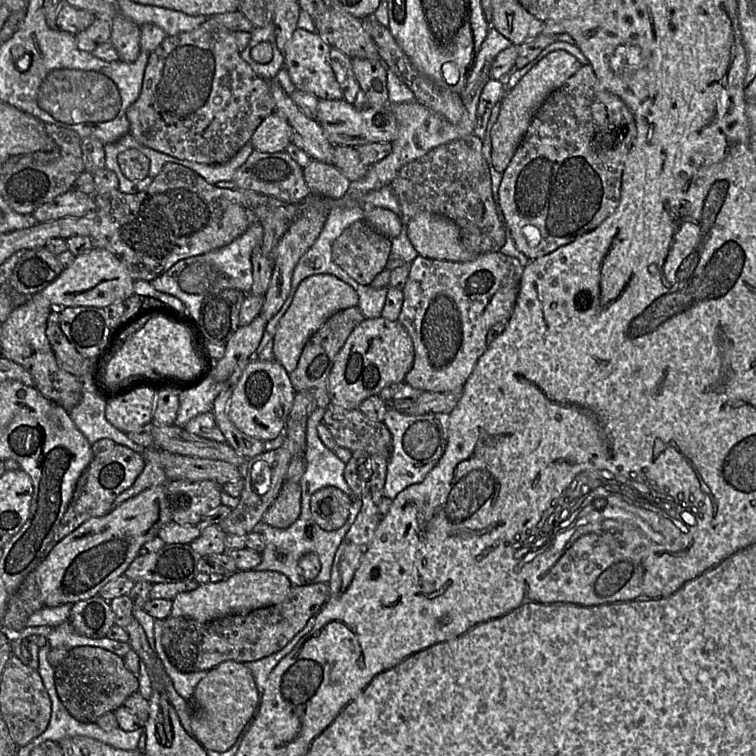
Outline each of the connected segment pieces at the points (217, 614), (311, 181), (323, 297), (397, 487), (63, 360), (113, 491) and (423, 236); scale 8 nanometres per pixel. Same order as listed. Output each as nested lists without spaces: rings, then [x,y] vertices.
[[[238,571],[224,581],[200,584],[193,591],[178,594],[172,600],[170,616],[205,623],[230,614],[247,614],[253,610],[283,602],[291,586],[289,579],[278,572]]]
[[[312,160],[303,168],[304,180],[314,196],[340,200],[347,194],[351,181],[333,164]]]
[[[313,275],[298,286],[292,302],[277,326],[273,338],[274,360],[288,373],[297,367],[304,346],[320,327],[335,313],[357,307],[359,297],[348,284],[333,275]]]
[[[389,407],[383,423],[392,436],[392,445],[387,459],[383,497],[394,499],[410,485],[420,483],[437,465],[445,452],[448,442],[449,414],[428,413],[410,415]]]
[[[52,308],[50,311],[46,335],[55,354],[60,368],[78,377],[89,376],[89,368],[92,360],[82,356],[77,349],[69,342],[59,324],[60,310]]]
[[[118,444],[109,451],[95,455],[76,483],[73,496],[49,544],[49,549],[85,521],[107,515],[115,498],[134,484],[144,467],[145,461],[141,454]]]
[[[419,212],[409,220],[406,232],[418,255],[426,258],[467,262],[478,255],[464,246],[455,222],[442,215]]]

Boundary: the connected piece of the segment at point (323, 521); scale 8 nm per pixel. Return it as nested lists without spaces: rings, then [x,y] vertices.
[[[325,486],[313,493],[310,510],[314,522],[323,530],[333,531],[347,520],[352,498],[334,486]]]

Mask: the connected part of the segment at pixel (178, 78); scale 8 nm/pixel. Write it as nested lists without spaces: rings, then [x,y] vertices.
[[[212,17],[194,30],[175,36],[167,36],[162,43],[152,51],[147,60],[141,92],[138,99],[128,108],[127,118],[130,124],[130,134],[142,145],[155,151],[206,165],[223,165],[228,163],[248,142],[260,123],[274,111],[274,101],[271,96],[269,82],[257,76],[248,63],[241,57],[237,49],[235,33],[218,23]]]

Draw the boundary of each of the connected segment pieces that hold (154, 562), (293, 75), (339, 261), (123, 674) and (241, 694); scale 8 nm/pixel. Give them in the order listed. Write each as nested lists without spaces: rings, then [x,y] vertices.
[[[165,544],[156,552],[137,556],[124,576],[152,584],[192,581],[201,558],[190,544]]]
[[[297,28],[285,46],[283,67],[296,89],[314,94],[320,100],[343,100],[343,92],[330,65],[332,47],[318,34]]]
[[[365,220],[348,226],[336,239],[332,248],[332,259],[342,270],[361,285],[369,285],[386,269],[391,252],[391,239],[373,229]]]
[[[80,646],[70,649],[55,667],[55,688],[63,705],[77,721],[92,724],[105,713],[123,706],[131,694],[139,692],[139,679],[126,668],[122,657],[102,648]]]
[[[226,661],[209,670],[193,694],[191,731],[206,750],[226,752],[236,742],[257,704],[257,687],[245,663]]]

